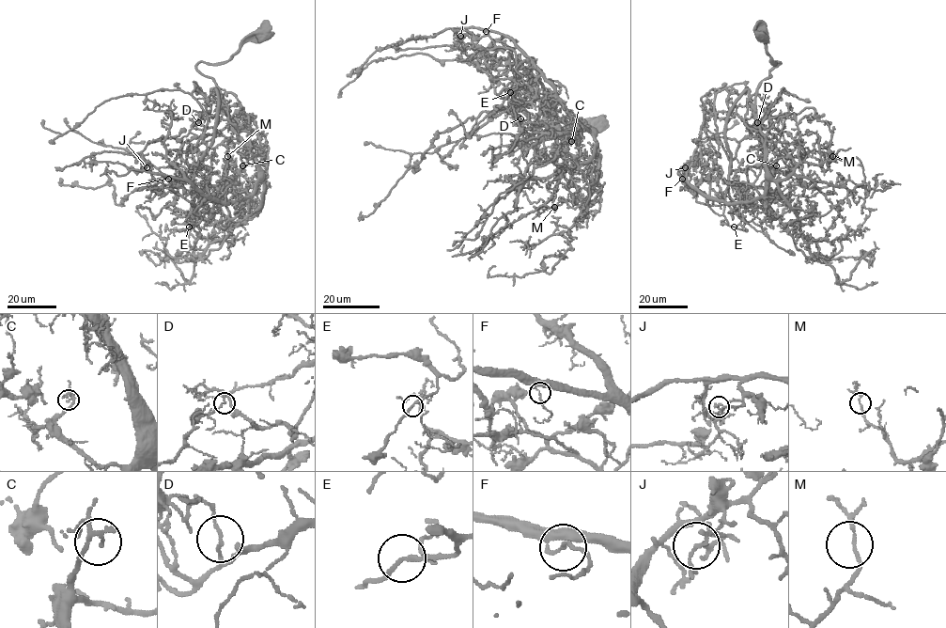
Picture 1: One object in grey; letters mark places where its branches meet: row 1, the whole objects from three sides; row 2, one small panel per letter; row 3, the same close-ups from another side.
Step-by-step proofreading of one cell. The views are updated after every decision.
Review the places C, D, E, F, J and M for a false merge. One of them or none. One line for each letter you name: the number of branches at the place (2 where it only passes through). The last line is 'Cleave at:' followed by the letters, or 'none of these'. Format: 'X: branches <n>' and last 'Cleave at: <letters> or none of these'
D: branches 2
Cleave at: D

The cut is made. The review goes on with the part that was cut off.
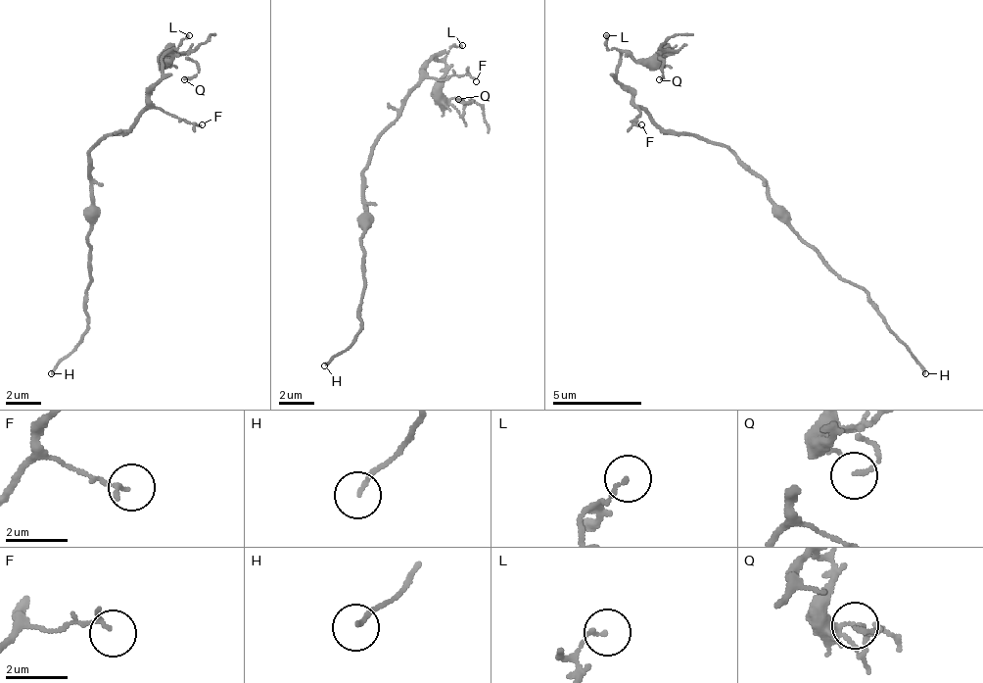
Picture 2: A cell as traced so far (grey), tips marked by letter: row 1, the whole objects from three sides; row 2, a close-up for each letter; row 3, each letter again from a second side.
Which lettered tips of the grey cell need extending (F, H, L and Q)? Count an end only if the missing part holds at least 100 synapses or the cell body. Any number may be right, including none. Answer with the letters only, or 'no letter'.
H

